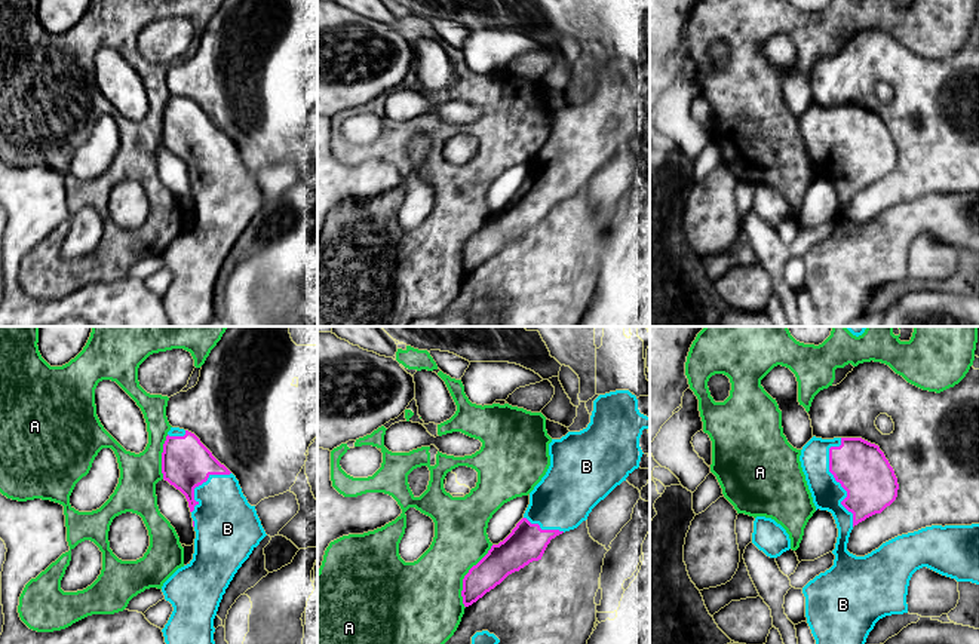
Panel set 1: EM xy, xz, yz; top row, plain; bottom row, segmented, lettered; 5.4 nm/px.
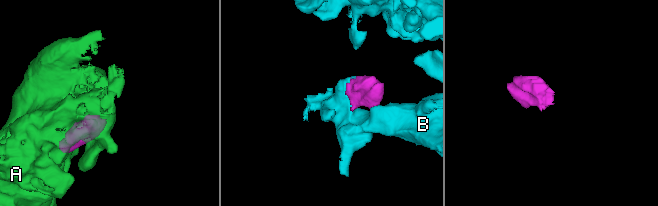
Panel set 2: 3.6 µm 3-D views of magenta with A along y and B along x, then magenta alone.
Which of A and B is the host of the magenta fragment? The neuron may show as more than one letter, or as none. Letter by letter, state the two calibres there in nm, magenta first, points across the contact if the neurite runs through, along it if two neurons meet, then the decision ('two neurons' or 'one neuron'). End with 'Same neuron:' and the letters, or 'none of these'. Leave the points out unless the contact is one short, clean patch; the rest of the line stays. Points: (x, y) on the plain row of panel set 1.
A: 180/400 nm | two neurons
B: 280/170 nm | one neuron
Same neuron: B

